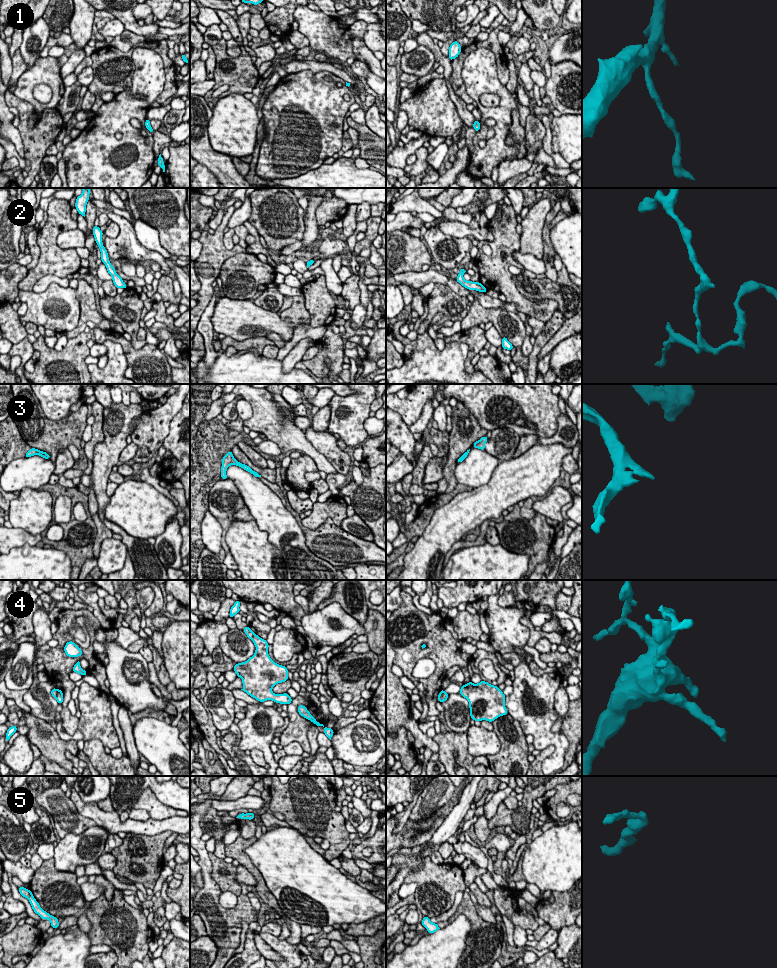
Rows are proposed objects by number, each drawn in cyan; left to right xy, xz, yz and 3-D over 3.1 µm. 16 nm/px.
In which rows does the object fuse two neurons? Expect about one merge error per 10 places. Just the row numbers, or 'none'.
4

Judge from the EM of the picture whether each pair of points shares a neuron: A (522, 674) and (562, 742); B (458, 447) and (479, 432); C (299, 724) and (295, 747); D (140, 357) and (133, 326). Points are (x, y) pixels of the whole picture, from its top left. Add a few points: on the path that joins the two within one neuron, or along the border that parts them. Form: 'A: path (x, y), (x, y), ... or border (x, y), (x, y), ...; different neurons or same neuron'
A: path (520, 694), (519, 702), (523, 714), (542, 731); same neuron
B: path (463, 442), (474, 432); same neuron
C: border (283, 746), (297, 742), (304, 751); different neurons
D: border (129, 342), (134, 348), (141, 348), (146, 343); different neurons

